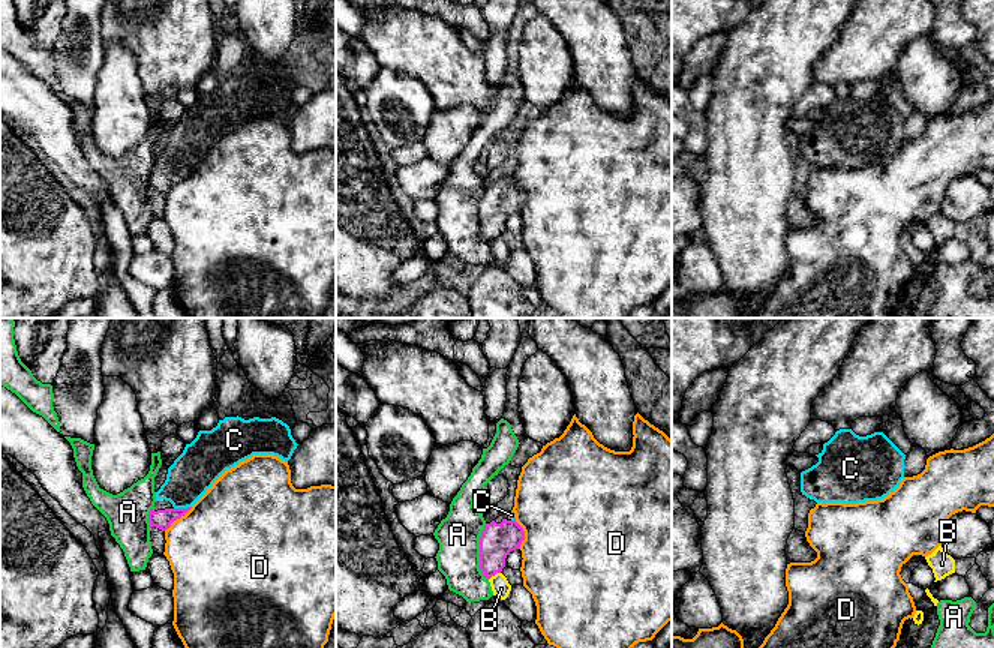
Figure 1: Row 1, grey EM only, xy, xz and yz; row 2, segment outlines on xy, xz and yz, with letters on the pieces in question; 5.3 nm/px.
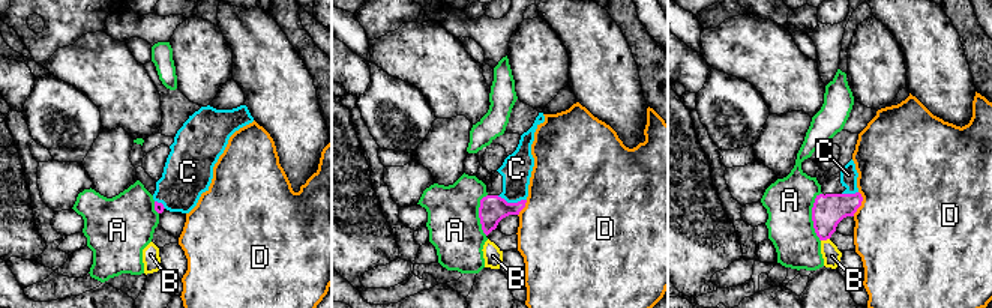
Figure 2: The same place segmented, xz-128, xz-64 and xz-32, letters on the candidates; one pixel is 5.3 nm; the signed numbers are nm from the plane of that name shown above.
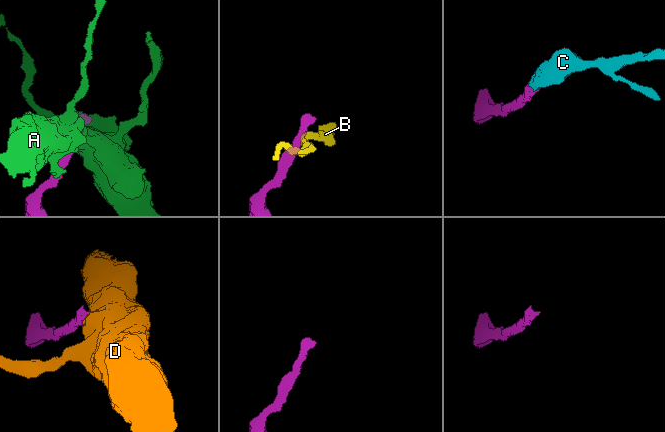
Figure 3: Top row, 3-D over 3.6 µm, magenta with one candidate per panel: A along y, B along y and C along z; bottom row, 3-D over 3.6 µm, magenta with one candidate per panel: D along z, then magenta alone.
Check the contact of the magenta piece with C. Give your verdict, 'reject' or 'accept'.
accept

